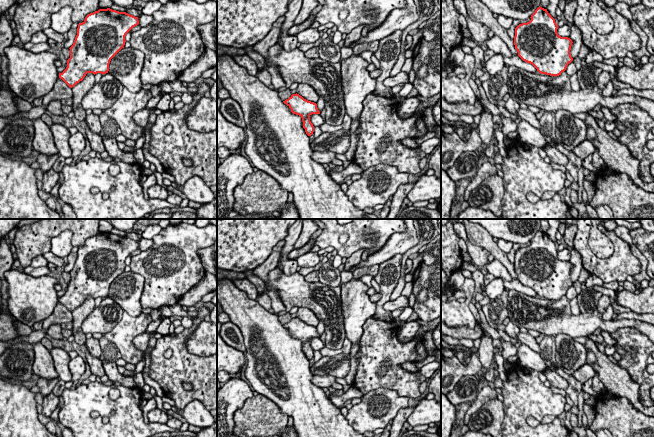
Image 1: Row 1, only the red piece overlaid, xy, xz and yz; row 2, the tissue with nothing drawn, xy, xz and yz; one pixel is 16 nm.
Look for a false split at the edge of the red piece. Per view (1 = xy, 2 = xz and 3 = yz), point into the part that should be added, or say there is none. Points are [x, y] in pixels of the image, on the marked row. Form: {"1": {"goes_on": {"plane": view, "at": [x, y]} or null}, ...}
{"1": {"goes_on": null}, "2": {"goes_on": null}, "3": {"goes_on": null}}

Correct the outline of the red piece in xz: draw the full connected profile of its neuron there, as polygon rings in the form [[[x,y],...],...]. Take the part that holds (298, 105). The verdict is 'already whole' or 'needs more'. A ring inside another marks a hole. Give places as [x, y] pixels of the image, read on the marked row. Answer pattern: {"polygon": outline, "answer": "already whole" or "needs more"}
{"polygon": [[[292,94],[288,99],[283,101],[293,114],[299,115],[302,118],[303,128],[308,136],[314,132],[314,126],[310,121],[312,114],[320,114],[317,104],[304,99],[299,94]]], "answer": "already whole"}

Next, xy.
{"polygon": [[[110,8],[88,14],[85,20],[78,24],[77,35],[69,48],[70,58],[67,60],[67,67],[59,73],[59,78],[72,88],[82,81],[87,73],[108,73],[111,59],[124,48],[126,34],[138,24],[138,17]]], "answer": "already whole"}

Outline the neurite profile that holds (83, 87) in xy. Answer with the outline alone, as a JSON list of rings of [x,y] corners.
[[[87,73],[82,81],[72,87],[72,109],[74,117],[79,121],[84,121],[86,119],[87,115],[85,109],[82,107],[82,99],[91,90],[94,84],[95,75],[93,73]]]

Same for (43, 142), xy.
[[[41,118],[33,120],[34,127],[34,138],[33,138],[33,148],[40,154],[45,154],[48,156],[58,154],[58,149],[55,146],[53,134],[50,127],[47,126]]]

